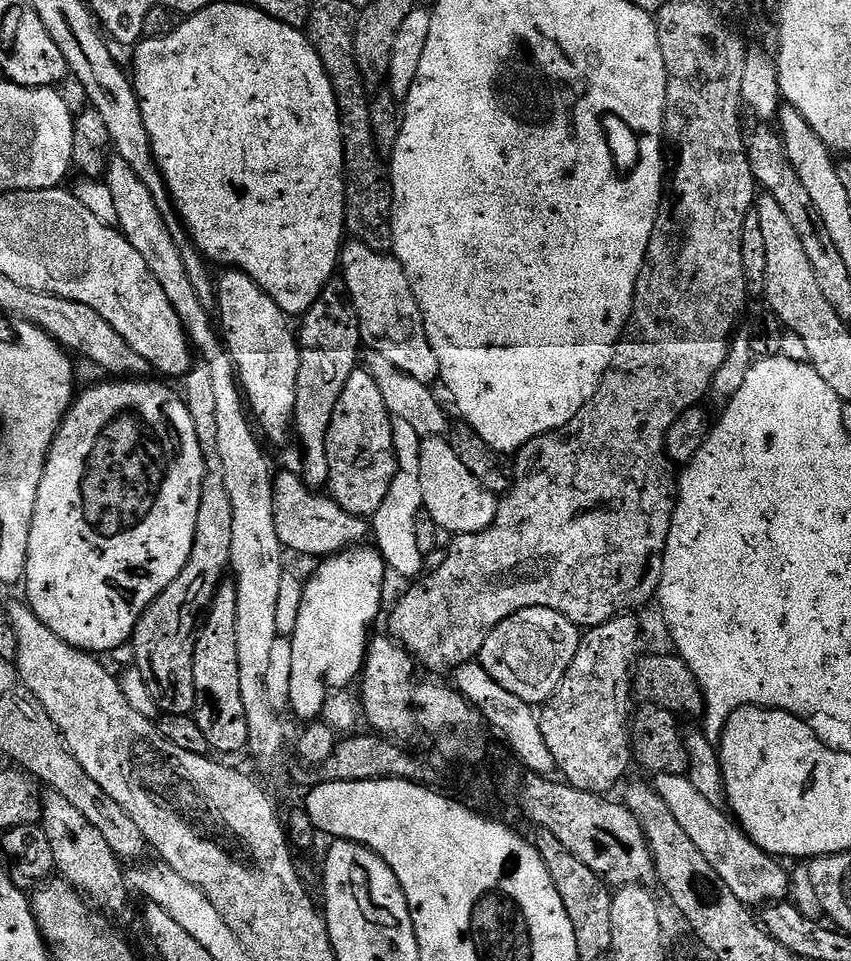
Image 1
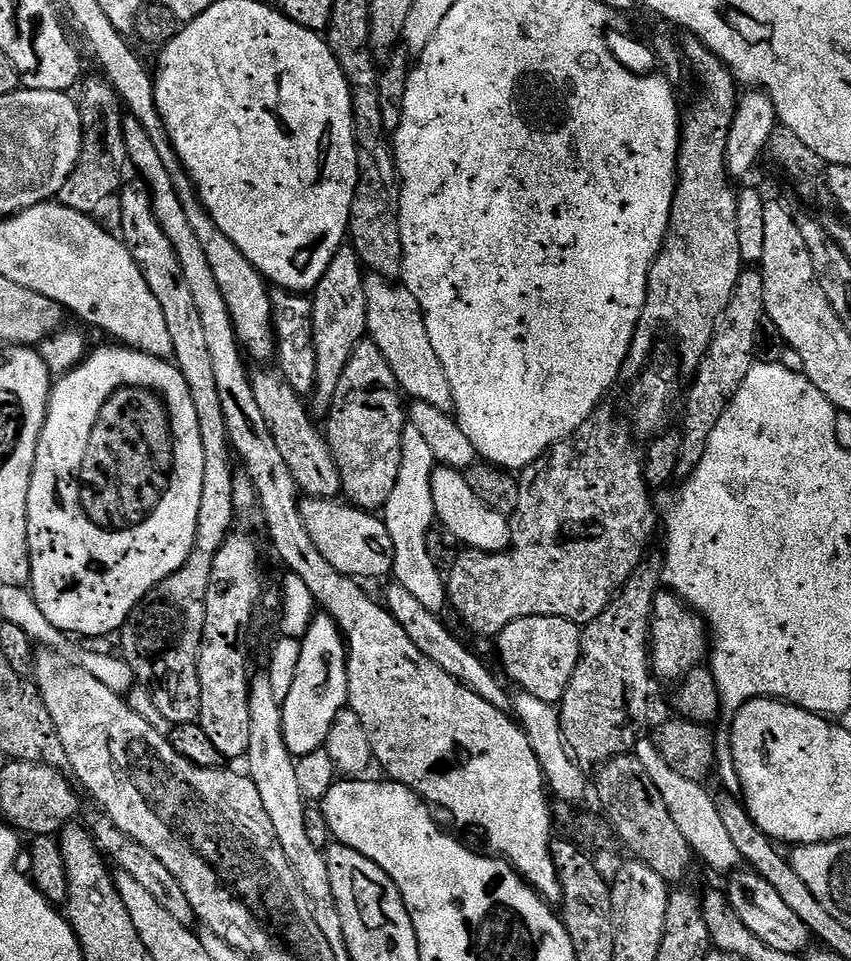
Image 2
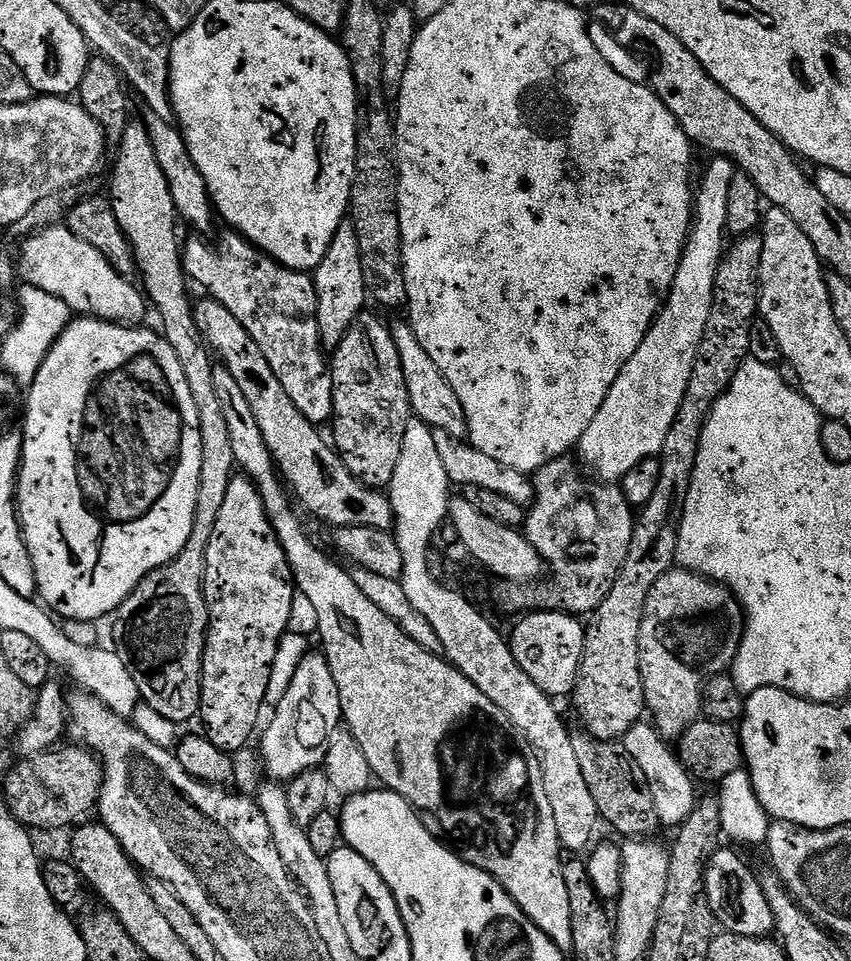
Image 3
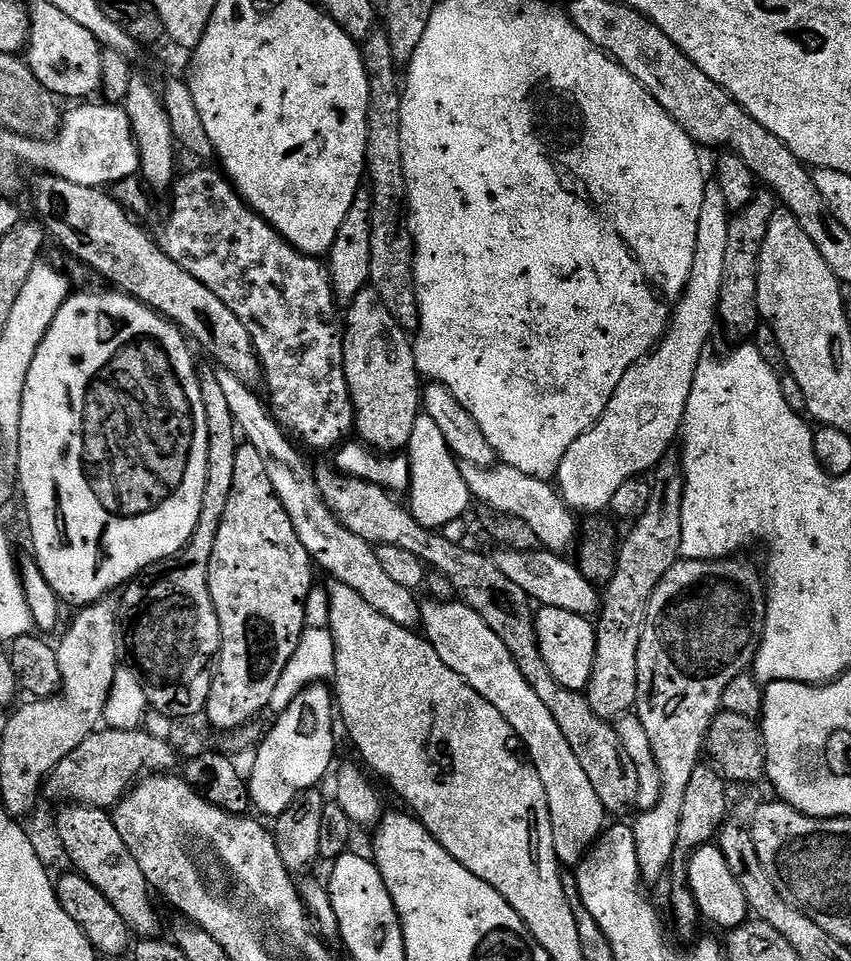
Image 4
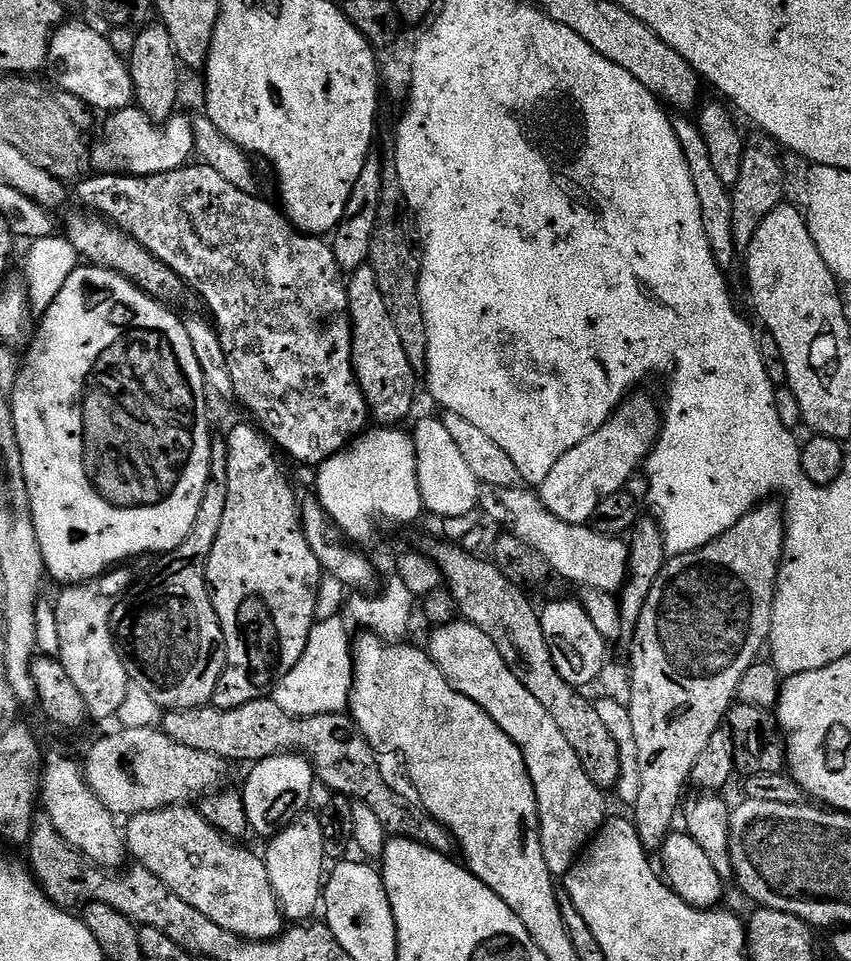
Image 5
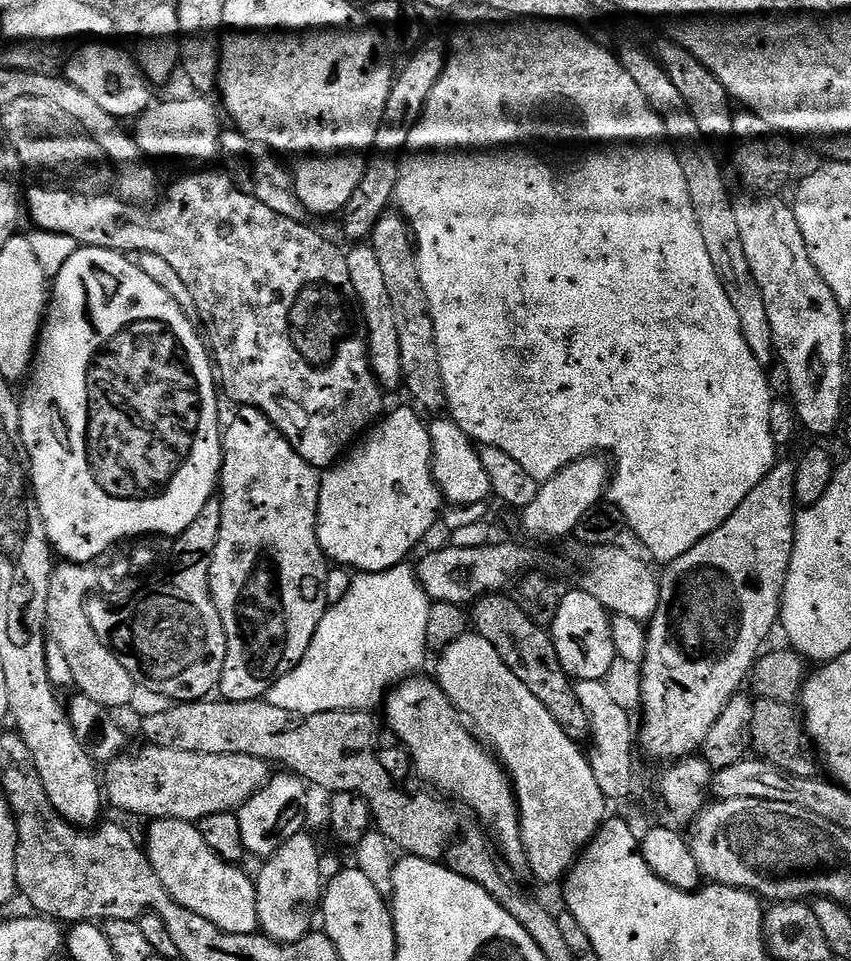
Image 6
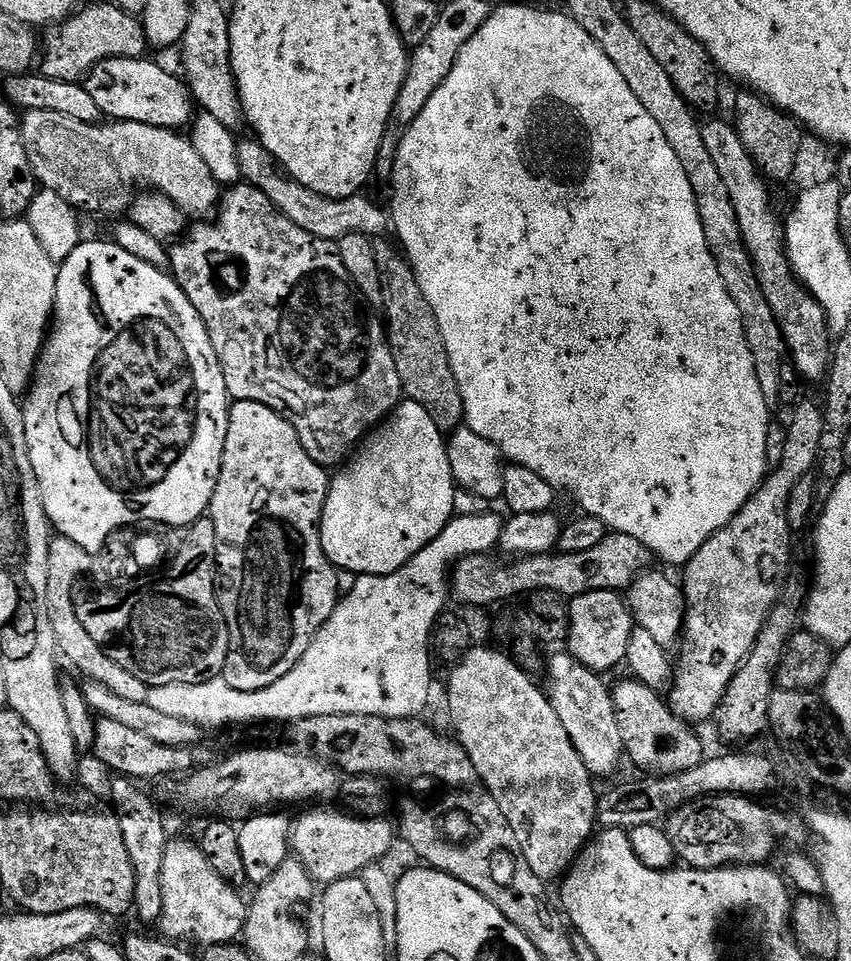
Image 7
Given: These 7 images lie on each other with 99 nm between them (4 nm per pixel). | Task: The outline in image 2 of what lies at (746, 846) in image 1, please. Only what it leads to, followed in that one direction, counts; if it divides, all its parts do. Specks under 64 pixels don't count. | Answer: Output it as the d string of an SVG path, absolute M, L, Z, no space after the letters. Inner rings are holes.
M641 738L637 740L634 754L638 758L638 762L642 762L646 774L650 774L650 782L654 782L654 786L658 786L662 798L666 801L666 810L670 810L670 818L674 818L678 830L682 830L682 838L686 838L686 842L690 842L693 853L699 859L701 856L716 872L731 874L737 871L741 867L742 861L738 849L734 846L734 841L728 837L722 817L718 815L718 806L714 806L713 793L707 792L701 781L682 778L682 774L670 770L670 766L666 766L666 758L662 758L662 754L658 750L655 739Z

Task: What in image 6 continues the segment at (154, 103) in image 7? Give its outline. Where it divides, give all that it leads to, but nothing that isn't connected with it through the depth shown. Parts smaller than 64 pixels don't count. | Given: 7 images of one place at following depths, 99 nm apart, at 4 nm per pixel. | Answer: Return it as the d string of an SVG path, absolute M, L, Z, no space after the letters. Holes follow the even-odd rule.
M88 42L77 48L80 49L72 57L67 57L66 78L78 86L78 90L86 90L86 95L95 104L102 106L102 110L114 114L122 122L128 122L128 119L138 118L147 108L152 107L153 85L149 84L139 63L129 53L128 57L122 49L111 48L108 42Z

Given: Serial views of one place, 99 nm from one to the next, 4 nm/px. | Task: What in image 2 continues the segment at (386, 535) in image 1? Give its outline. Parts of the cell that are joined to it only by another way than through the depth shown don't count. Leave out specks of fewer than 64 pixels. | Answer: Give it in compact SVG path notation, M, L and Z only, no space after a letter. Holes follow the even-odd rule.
M405 423L402 434L402 466L398 486L394 486L394 494L382 509L382 519L386 530L390 530L390 539L394 541L394 566L392 576L395 583L406 586L426 610L440 614L446 608L448 590L445 577L439 572L437 561L430 558L426 550L426 534L433 531L436 511L432 497L432 472L438 465L422 433L414 430L414 426Z

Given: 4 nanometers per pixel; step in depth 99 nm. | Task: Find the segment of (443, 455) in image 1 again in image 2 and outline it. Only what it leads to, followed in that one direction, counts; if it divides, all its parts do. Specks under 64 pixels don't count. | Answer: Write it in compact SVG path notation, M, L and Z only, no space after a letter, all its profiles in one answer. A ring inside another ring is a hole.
M443 466L435 468L432 472L432 497L439 527L443 531L453 533L465 549L477 548L483 552L502 552L512 543L509 517L486 506L482 498L478 498L478 494L470 490L470 482L466 482L461 469Z

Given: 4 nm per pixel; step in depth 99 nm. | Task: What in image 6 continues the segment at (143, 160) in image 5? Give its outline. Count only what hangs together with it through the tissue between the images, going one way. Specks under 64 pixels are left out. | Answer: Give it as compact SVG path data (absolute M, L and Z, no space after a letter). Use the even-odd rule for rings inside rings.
M192 94L192 97L189 100L168 100L165 104L160 104L160 102L153 103L152 107L147 108L144 113L135 121L136 128L134 127L134 135L136 141L138 142L138 146L144 152L144 155L149 158L155 158L155 156L161 156L164 160L193 160L193 165L196 166L208 166L212 159L217 159L220 156L220 133L222 131L222 125L220 125L220 116L221 113L218 111L216 113L216 108L214 105L211 104L211 99L205 98L203 95L200 94Z

